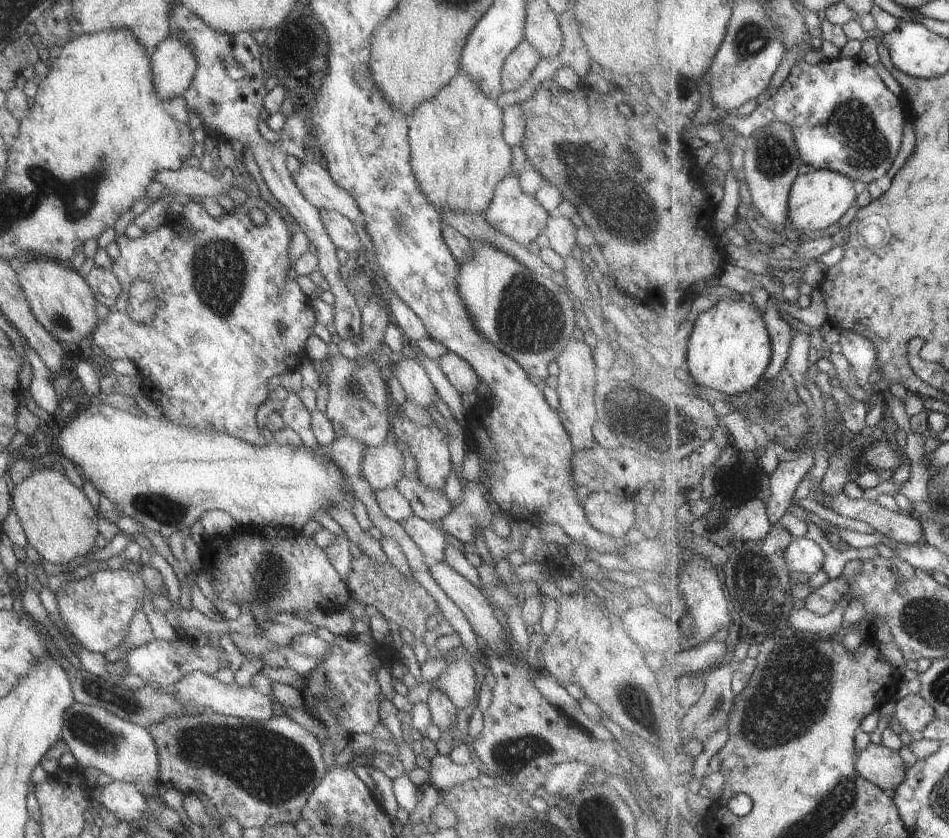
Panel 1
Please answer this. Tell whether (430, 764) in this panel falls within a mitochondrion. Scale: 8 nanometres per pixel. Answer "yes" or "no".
no

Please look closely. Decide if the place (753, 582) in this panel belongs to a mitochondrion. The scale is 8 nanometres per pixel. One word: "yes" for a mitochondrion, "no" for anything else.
yes

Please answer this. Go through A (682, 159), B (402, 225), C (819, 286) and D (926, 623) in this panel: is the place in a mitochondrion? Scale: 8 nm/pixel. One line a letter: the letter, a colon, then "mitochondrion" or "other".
A: other
B: mitochondrion
C: other
D: mitochondrion

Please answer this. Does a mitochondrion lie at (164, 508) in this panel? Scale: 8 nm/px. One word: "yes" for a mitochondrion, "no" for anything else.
yes

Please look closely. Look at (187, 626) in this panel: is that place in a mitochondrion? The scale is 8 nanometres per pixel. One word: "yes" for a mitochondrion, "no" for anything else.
no

